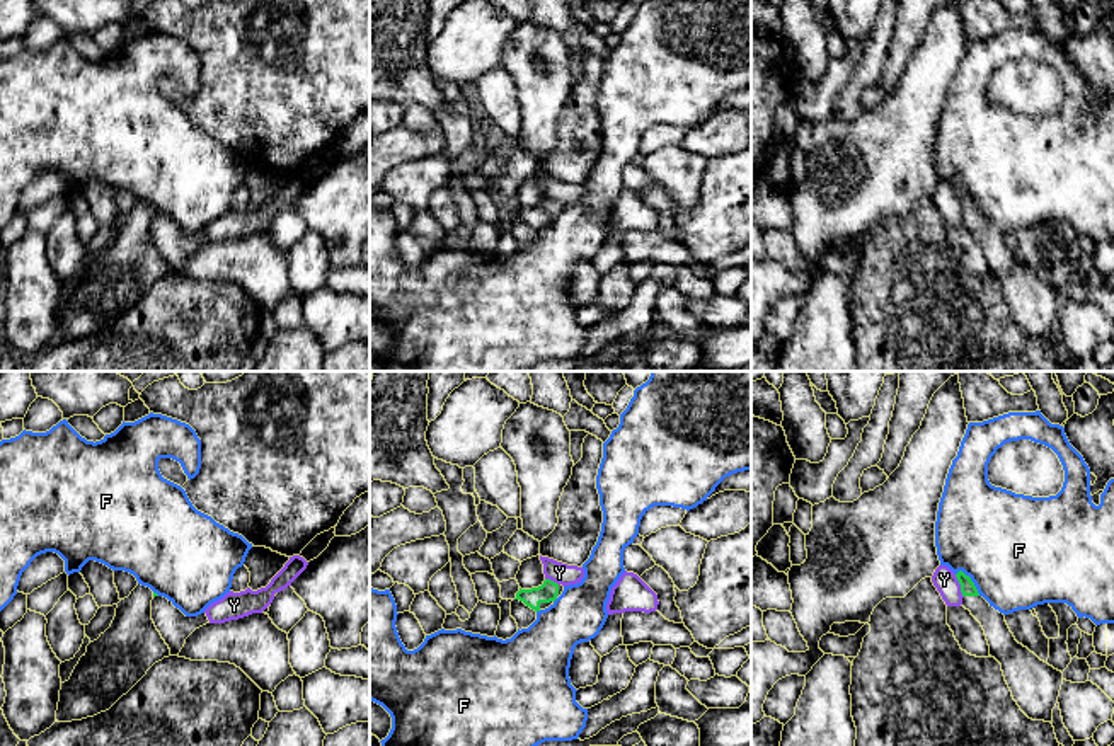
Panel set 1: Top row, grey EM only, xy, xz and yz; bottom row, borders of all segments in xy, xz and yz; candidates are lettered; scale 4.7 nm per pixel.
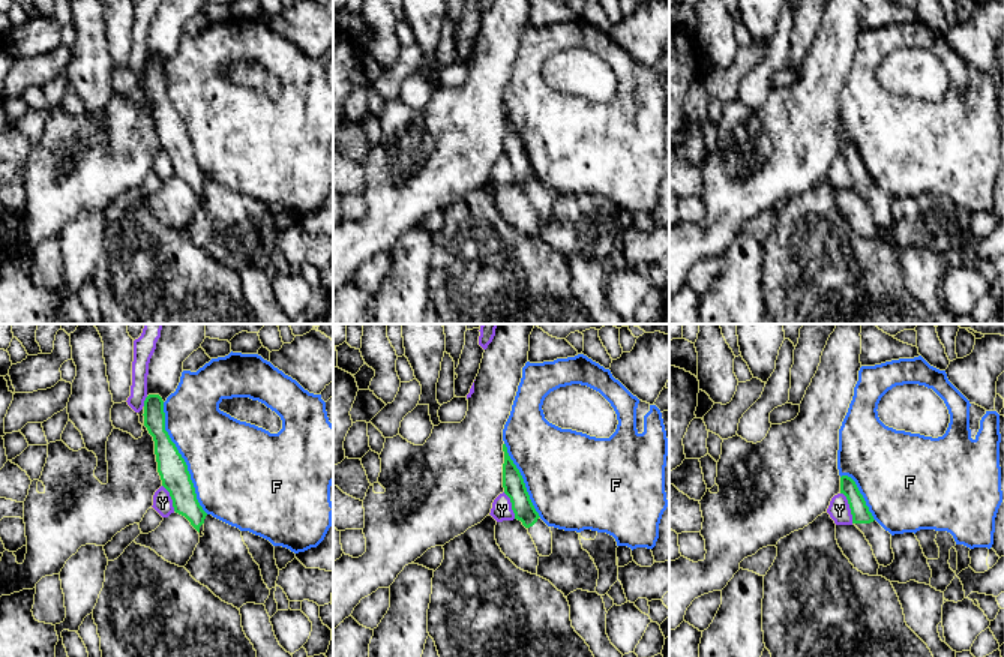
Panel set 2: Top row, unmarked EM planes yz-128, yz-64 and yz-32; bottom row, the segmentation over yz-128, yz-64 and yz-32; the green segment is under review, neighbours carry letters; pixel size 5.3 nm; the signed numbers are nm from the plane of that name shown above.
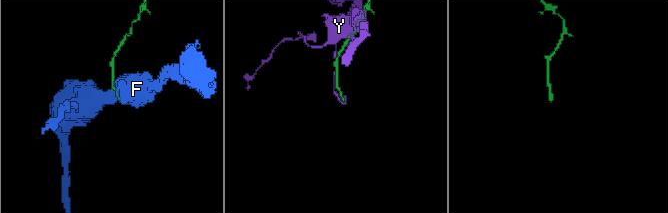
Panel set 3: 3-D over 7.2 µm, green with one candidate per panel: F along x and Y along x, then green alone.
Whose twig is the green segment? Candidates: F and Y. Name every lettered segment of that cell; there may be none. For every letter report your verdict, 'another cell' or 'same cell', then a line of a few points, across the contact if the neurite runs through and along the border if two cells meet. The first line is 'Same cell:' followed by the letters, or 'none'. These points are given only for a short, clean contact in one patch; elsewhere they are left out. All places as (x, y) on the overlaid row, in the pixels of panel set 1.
Same cell: none
F: another cell
Y: another cell

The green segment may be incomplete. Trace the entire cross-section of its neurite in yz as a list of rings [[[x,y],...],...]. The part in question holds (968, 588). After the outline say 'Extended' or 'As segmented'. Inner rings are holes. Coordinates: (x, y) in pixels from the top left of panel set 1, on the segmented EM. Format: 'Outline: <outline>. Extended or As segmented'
Outline: [[[959,571],[956,577],[964,596],[962,606],[981,623],[990,656],[1002,664],[1014,700],[1029,719],[1053,724],[1053,709],[1058,703],[1063,673],[1015,640],[1005,615],[978,593],[969,576]]]. Extended

